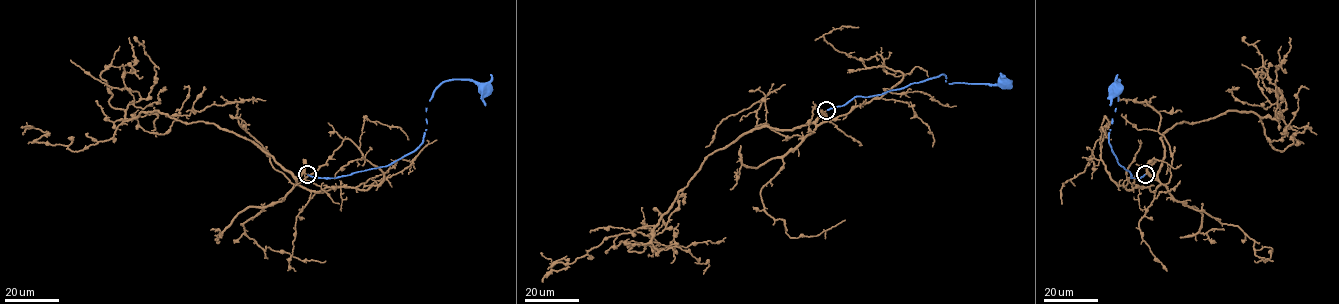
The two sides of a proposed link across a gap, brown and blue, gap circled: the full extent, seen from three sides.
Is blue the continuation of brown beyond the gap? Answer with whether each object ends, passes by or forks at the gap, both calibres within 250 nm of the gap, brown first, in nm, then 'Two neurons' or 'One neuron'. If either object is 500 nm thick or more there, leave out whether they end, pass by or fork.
At the ring brown ends. At the ring blue ends. Thickness 160 nm (brown) against 220 nm. One neuron

